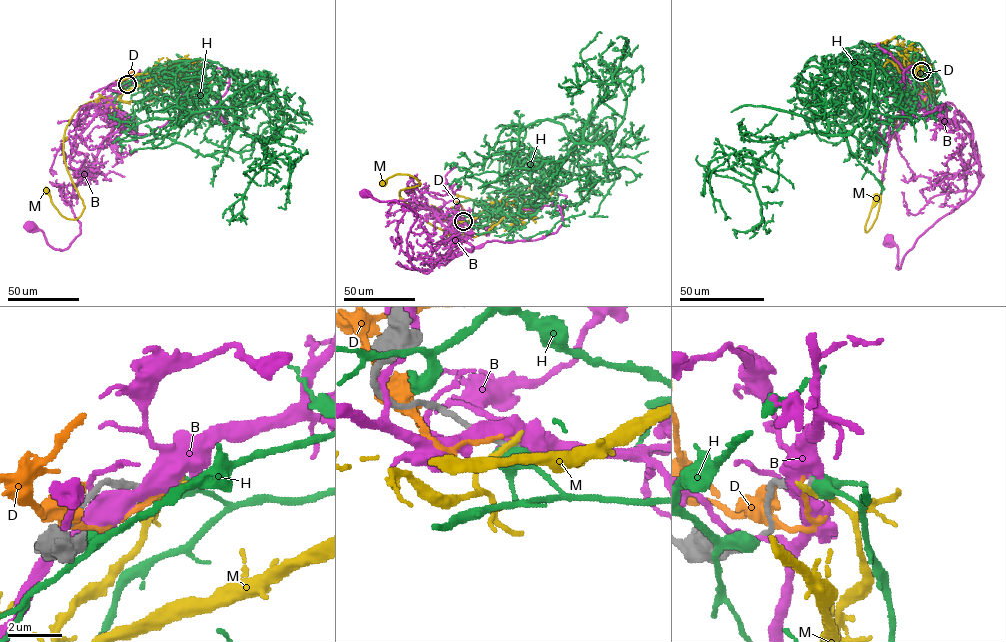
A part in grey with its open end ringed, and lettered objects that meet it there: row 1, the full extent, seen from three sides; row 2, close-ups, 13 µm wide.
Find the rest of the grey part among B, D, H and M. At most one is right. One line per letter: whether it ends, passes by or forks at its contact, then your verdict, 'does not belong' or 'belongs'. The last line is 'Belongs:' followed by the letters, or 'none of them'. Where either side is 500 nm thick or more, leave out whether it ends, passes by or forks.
B: does not belong
D: it ends there; does not belong
H: does not belong
M: it ends there; does not belong
Belongs: none of them

